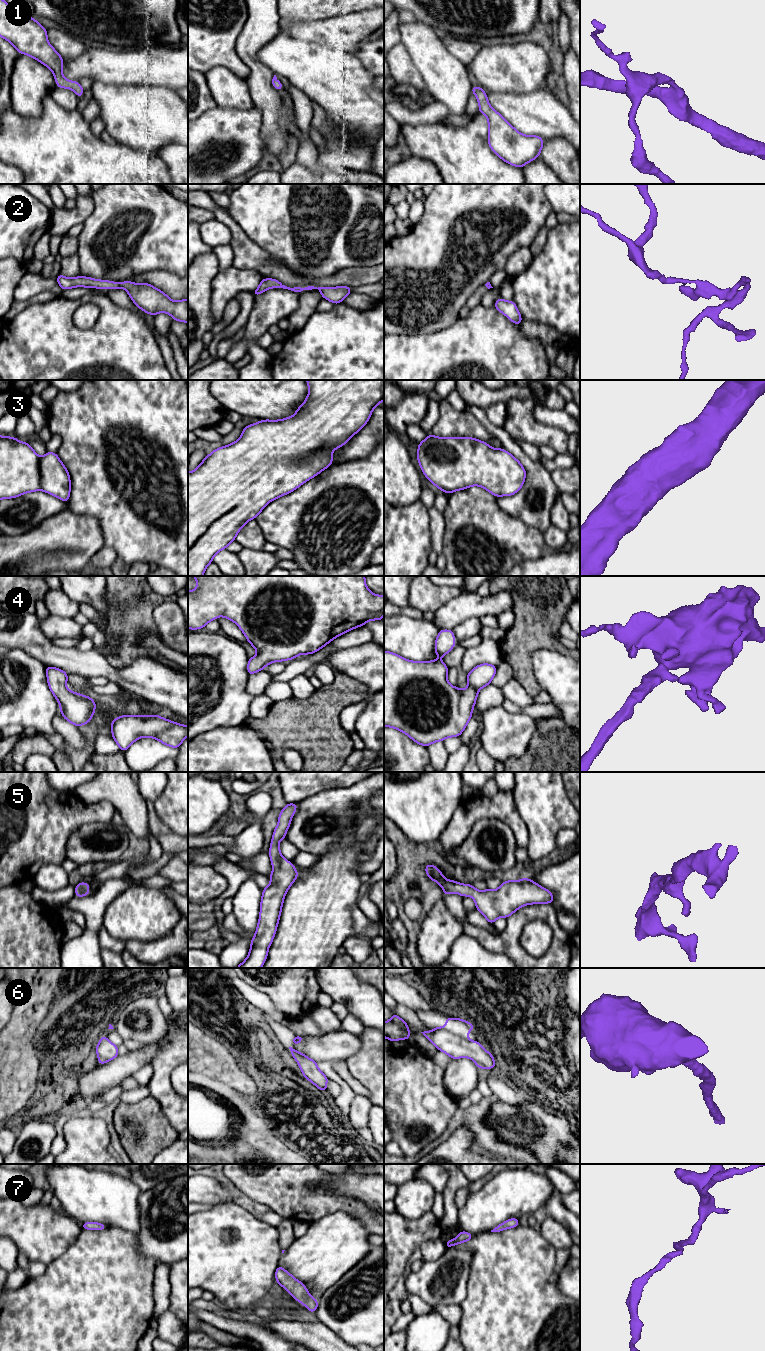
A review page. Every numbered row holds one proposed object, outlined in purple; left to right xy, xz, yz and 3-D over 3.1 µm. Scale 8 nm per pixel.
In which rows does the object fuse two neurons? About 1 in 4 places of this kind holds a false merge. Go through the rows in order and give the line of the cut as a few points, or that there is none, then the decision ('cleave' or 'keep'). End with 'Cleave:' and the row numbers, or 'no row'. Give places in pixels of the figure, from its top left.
1: no cut | keep
2: no cut | keep
3: no cut | keep
4: no cut | keep
5: no cut | keep
6: no cut | keep
7: no cut | keep
Cleave: no row

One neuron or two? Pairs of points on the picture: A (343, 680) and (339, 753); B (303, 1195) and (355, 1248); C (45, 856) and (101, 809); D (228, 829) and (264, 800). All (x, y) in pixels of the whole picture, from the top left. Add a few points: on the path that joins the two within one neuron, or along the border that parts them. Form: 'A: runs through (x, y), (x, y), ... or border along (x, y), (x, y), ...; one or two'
A: runs through (335, 698), (332, 701), (332, 735); one
B: border along (347, 1212), (331, 1212), (309, 1223); two
C: runs through (52, 840), (79, 813), (85, 813); one
D: border along (249, 823), (233, 837); two

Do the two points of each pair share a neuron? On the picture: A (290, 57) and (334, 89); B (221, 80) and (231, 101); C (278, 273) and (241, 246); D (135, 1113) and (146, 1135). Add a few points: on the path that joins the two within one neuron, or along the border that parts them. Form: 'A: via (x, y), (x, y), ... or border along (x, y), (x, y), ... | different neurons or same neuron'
A: via (301, 62), (314, 69), (323, 78) | same neuron
B: via (224, 85), (231, 93), (231, 96) | same neuron
C: via (269, 268), (250, 255) | same neuron
D: via (135, 1118), (135, 1121), (143, 1130) | same neuron

